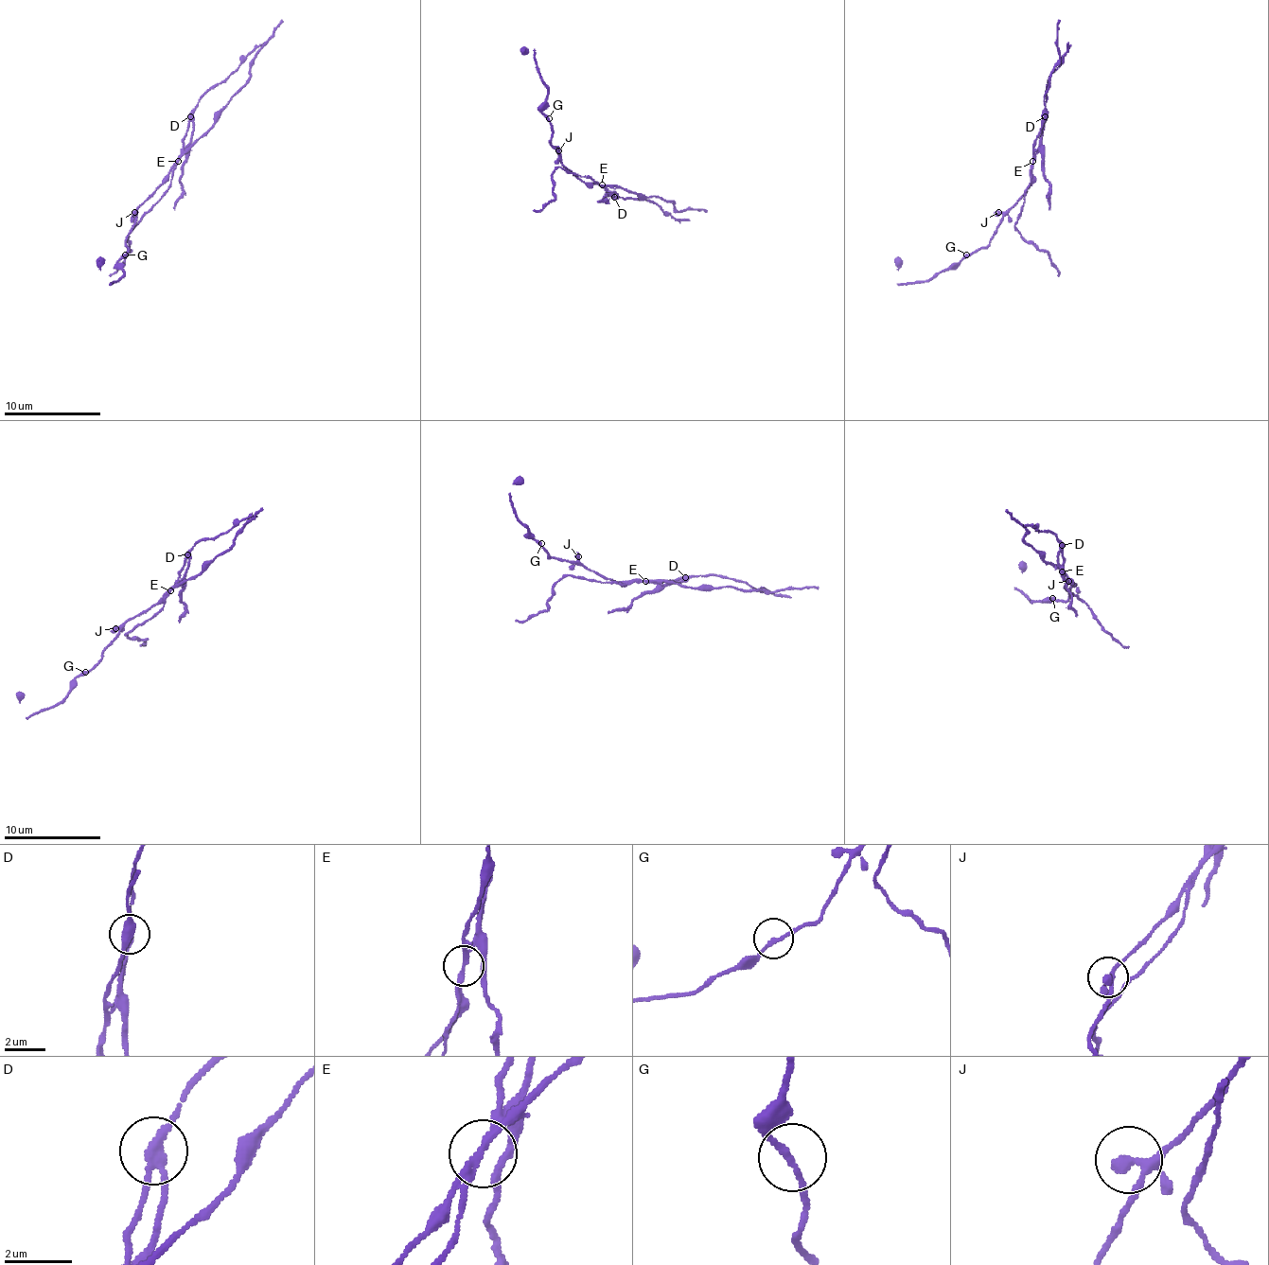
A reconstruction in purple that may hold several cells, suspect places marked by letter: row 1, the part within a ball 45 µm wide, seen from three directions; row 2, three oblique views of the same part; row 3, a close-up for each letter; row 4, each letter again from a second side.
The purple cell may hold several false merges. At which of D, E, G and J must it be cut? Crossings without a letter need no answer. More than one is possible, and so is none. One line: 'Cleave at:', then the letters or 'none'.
Cleave at: D, E

